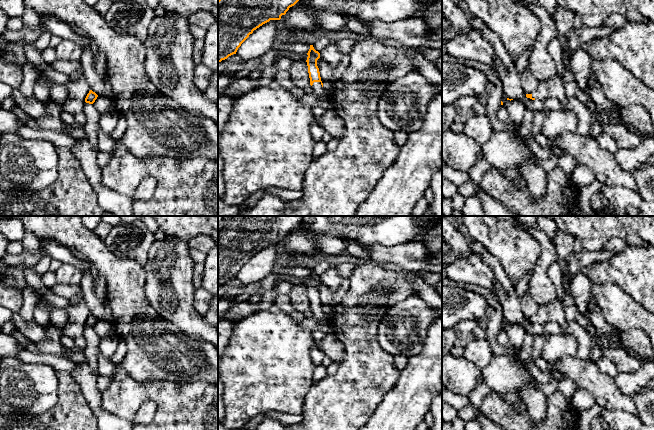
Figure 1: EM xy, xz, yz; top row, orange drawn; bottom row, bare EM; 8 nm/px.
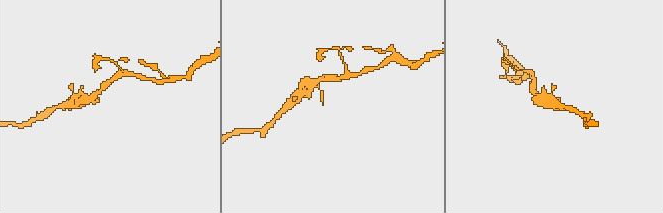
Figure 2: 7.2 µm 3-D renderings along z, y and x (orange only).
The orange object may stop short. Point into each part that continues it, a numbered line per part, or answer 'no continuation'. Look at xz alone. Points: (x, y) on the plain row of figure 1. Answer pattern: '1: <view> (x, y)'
1: xz (320, 315)

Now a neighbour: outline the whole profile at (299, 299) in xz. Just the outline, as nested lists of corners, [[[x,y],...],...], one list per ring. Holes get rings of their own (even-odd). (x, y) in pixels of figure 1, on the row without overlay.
[[[293,285],[292,291],[289,294],[289,298],[293,308],[296,311],[304,313],[310,309],[310,302],[306,285]]]

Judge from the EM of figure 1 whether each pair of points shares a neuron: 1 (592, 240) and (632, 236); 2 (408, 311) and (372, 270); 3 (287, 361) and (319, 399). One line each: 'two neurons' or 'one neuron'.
1: one neuron
2: two neurons
3: two neurons

